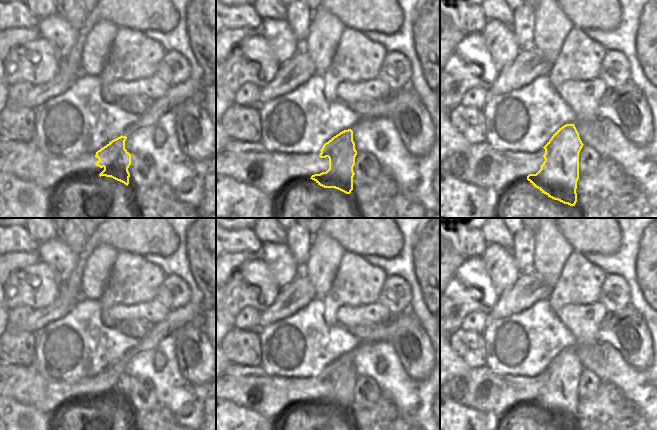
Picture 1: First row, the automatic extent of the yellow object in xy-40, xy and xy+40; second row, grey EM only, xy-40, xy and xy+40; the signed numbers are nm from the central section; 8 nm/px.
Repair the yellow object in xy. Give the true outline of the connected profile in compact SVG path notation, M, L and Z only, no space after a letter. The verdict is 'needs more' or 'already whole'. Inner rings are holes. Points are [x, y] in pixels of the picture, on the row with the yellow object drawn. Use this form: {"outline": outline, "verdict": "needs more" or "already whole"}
{"outline": "M348 129L340 132L326 142L320 151L320 158L329 158L329 169L312 175L310 179L324 188L335 188L350 194L353 190L353 167L357 155L353 131Z", "verdict": "already whole"}

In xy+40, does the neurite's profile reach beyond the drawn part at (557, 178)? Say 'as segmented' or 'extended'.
as segmented

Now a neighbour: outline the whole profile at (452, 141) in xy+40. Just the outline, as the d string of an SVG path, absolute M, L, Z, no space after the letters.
M440 114L440 161L464 152L468 147L467 140L449 121L449 114Z

